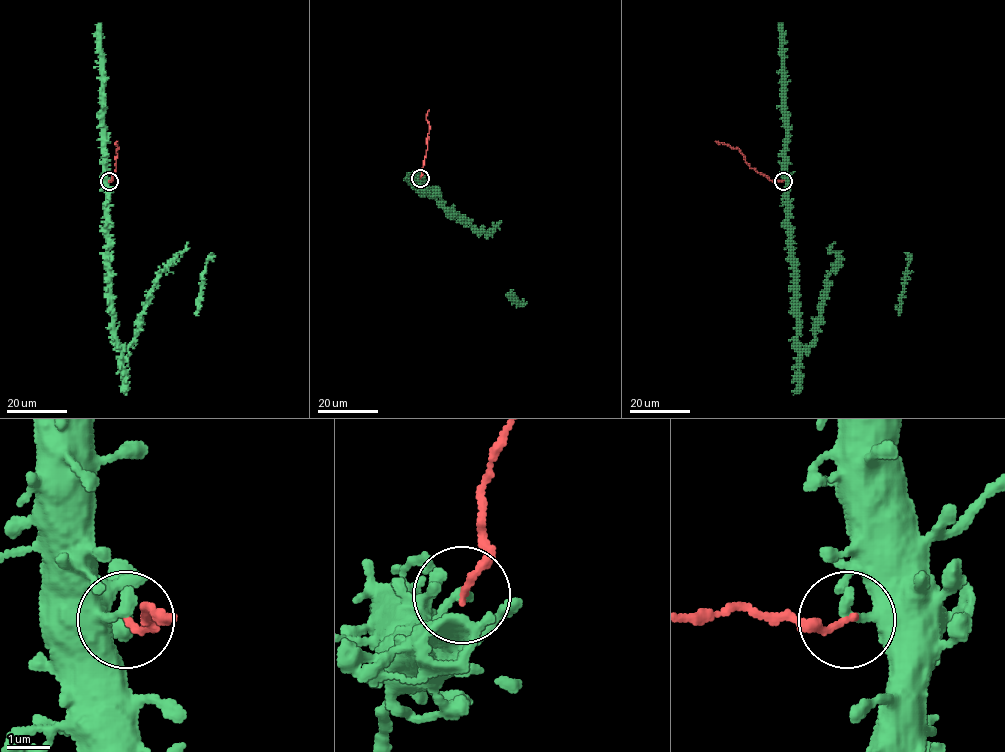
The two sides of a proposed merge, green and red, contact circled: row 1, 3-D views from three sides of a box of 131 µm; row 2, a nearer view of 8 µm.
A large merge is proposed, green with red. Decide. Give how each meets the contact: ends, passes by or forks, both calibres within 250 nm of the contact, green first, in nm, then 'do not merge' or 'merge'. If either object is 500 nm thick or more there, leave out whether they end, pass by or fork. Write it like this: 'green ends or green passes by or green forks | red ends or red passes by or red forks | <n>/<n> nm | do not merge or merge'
green ends | red ends | 280/140 nm | do not merge

